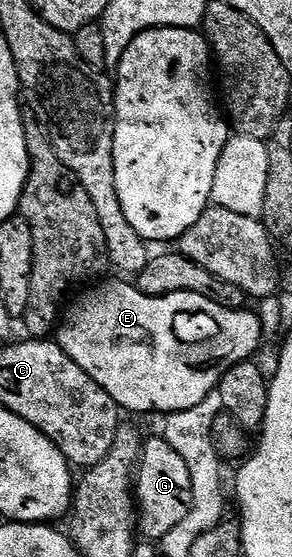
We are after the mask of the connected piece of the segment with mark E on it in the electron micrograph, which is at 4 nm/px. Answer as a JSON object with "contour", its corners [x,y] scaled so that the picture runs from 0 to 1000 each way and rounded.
{"contour":[[[455,508],[346,510],[322,513],[339,513],[339,517],[312,515],[305,519],[312,524],[243,560],[236,555],[223,562],[219,573],[192,591],[192,614],[212,623],[219,636],[233,636],[233,643],[247,643],[247,650],[260,650],[260,657],[284,661],[384,713],[408,734],[432,738],[435,732],[445,740],[514,740],[531,732],[534,738],[555,740],[551,743],[579,743],[627,740],[658,729],[685,729],[685,722],[699,722],[699,715],[712,715],[743,698],[760,675],[798,654],[846,652],[866,641],[856,637],[880,628],[884,614],[897,607],[904,585],[887,569],[873,562],[866,567],[856,557],[771,553],[685,528],[658,528],[654,524],[606,524],[572,531],[497,531]]]}

